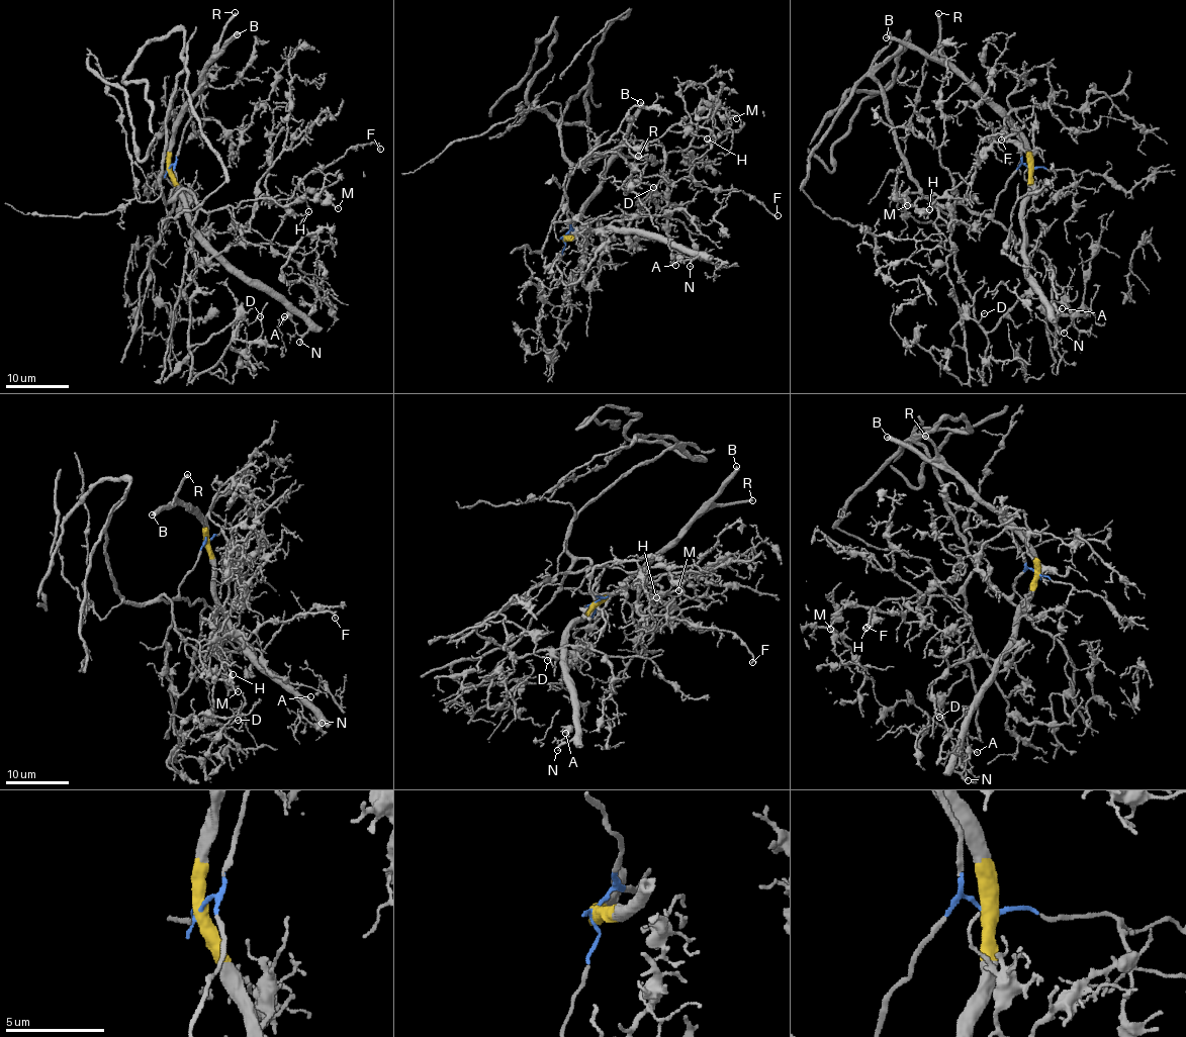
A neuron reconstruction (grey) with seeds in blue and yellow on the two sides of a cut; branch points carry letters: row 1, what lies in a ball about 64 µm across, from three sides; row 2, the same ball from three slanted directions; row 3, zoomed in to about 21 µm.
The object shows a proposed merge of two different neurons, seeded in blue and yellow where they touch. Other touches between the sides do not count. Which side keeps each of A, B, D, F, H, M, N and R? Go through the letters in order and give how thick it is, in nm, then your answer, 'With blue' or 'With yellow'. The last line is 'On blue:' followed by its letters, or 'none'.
A: Thickness 160 nm. With yellow
B: Thickness 440 nm. With yellow
D: Thickness 120 nm. With blue
F: Thickness 160 nm. With blue
H: Thickness 130 nm. With blue
M: Thickness 150 nm. With blue
N: Thickness 160 nm. With yellow
R: Thickness 320 nm. With yellow
On blue: D, F, H, M

